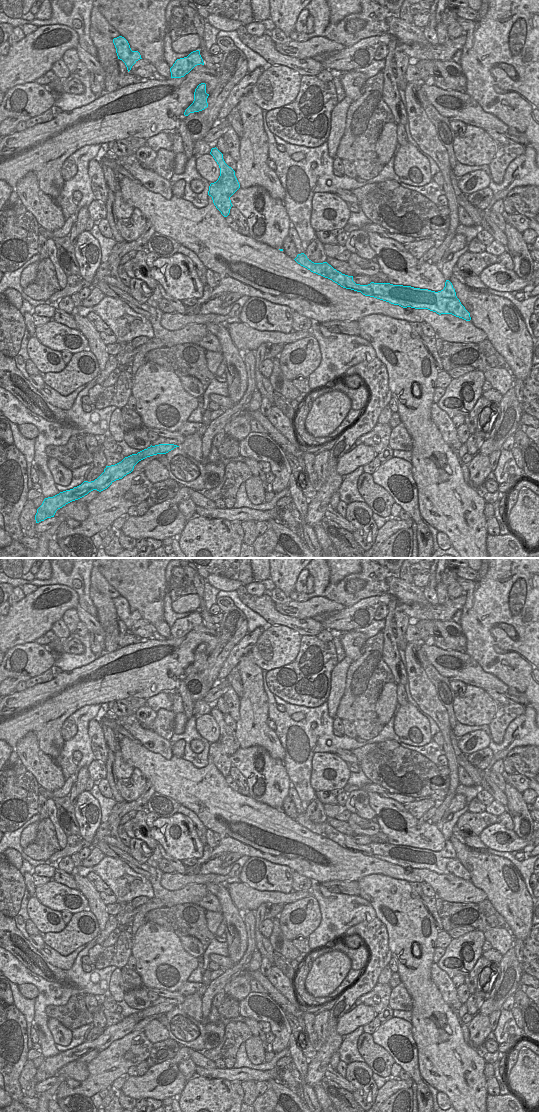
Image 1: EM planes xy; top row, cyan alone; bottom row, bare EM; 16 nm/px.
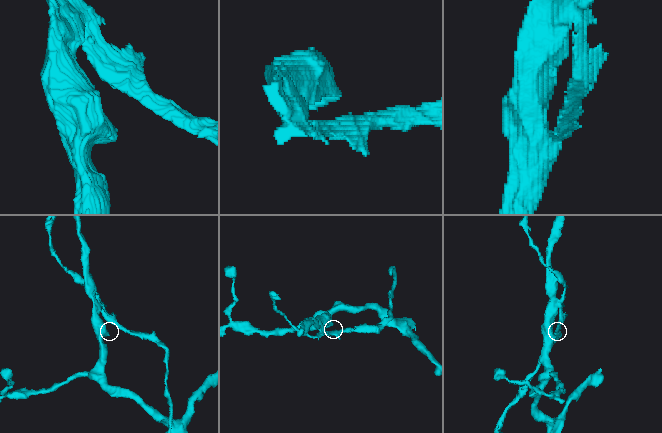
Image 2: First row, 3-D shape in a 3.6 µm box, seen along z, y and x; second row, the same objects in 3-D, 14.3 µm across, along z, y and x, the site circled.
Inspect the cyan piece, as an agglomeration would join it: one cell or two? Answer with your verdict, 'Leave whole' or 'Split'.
Split.

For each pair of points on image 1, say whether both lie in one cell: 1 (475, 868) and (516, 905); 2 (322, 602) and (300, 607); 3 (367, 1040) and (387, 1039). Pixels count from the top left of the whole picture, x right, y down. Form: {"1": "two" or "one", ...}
{"1": "one", "2": "one", "3": "two"}

